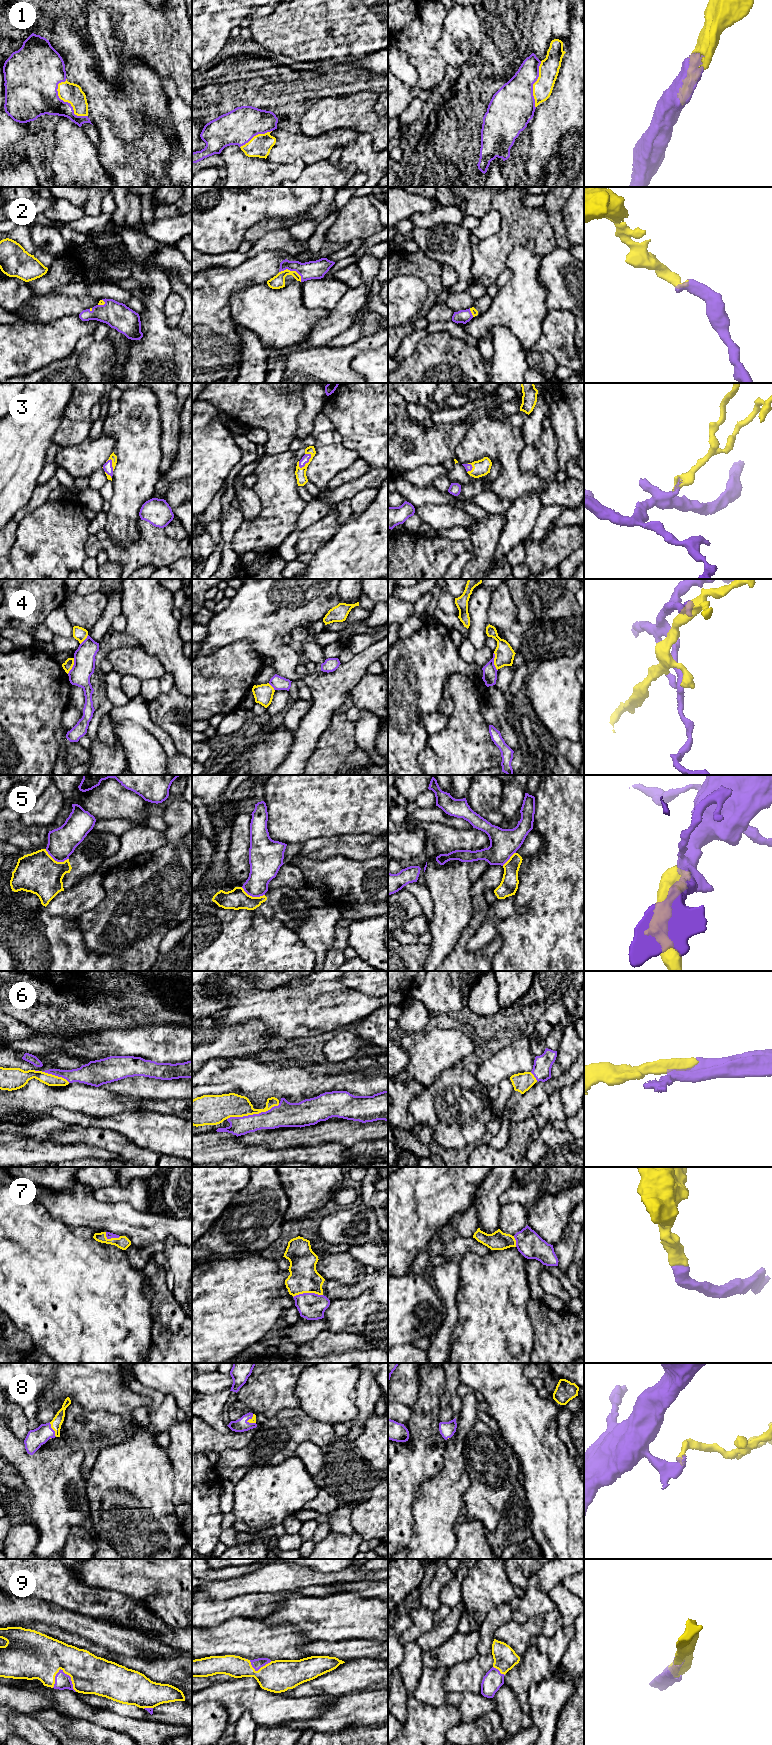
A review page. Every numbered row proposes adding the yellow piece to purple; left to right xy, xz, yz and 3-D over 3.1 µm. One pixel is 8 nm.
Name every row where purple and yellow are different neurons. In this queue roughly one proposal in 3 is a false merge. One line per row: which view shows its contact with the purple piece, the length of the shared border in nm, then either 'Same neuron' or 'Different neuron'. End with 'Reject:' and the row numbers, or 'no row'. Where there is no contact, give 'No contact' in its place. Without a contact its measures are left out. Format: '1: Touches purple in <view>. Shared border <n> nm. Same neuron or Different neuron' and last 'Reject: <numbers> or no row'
1: Touches purple in xy. Shared border 360 nm. Same neuron
2: Touches purple in xz. Shared border 200 nm. Same neuron
3: Touches purple in xz. Shared border 150 nm. Same neuron
4: Touches purple in yz. Shared border 150 nm. Different neuron
5: Touches purple in xy. Shared border 200 nm. Different neuron
6: Touches purple in xz. Shared border 440 nm. Same neuron
7: Touches purple in xz. Shared border 240 nm. Same neuron
8: Touches purple in xy. Shared border 130 nm. Same neuron
9: Touches purple in xy. Shared border 240 nm. Same neuron
Reject: 4, 5

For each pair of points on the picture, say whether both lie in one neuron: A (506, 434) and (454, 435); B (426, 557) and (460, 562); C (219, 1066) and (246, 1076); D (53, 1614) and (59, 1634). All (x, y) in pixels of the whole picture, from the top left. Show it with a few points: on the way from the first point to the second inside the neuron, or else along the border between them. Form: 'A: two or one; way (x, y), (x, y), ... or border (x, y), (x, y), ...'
A: two; border (471, 426), (457, 445), (453, 456)
B: two; border (471, 546), (462, 552), (448, 568)
C: one; way (223, 1071), (239, 1072)
D: two; border (33, 1622), (46, 1622), (78, 1635)

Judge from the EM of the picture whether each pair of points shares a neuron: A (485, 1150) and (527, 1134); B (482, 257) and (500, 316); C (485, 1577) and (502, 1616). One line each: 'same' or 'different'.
A: same
B: different
C: different

